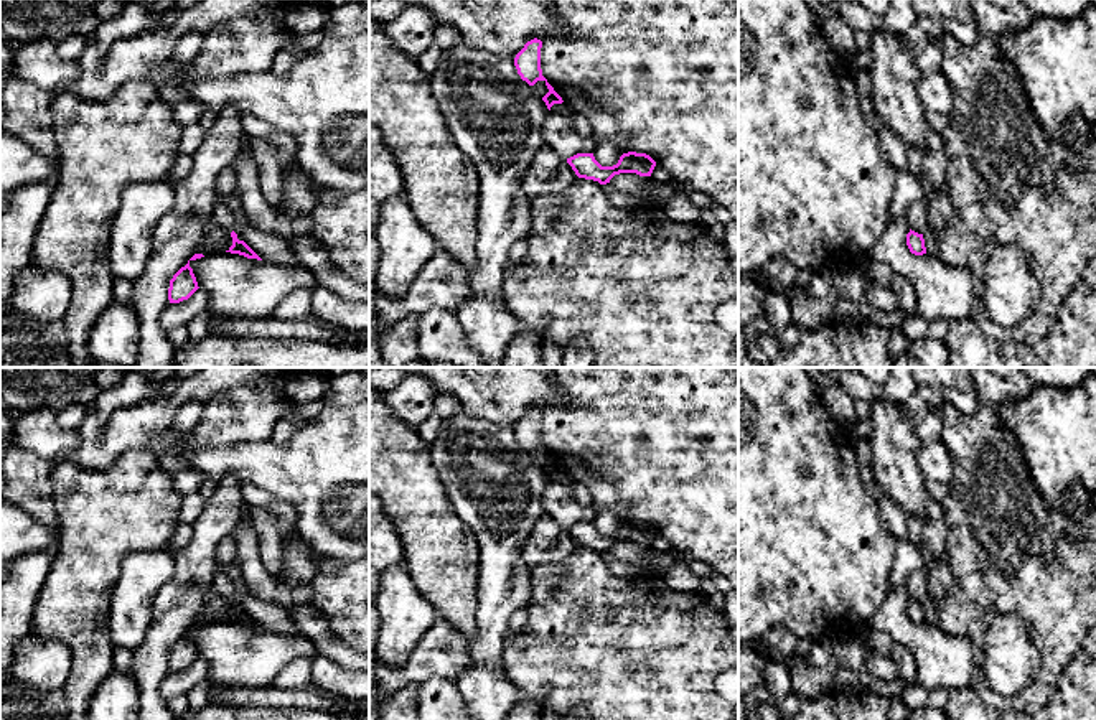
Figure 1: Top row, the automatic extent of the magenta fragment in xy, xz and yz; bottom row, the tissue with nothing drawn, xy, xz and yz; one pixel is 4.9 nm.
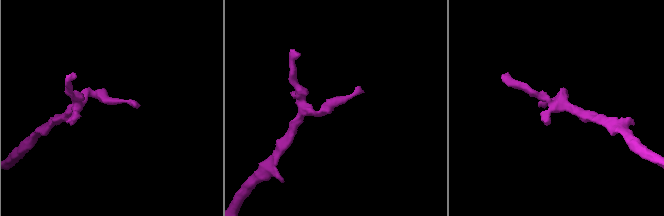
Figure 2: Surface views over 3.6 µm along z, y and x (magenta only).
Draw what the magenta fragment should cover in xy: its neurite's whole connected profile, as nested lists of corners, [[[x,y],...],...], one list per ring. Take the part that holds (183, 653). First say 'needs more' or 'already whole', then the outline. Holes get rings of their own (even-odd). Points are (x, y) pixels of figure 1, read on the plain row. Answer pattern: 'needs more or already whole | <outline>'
already whole | [[[188,629],[188,633],[181,636],[170,649],[168,669],[170,672],[180,672],[188,669],[198,657],[196,646]]]

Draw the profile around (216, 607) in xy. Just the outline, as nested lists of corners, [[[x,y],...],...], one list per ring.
[[[213,587],[203,598],[203,608],[196,615],[194,623],[209,624],[213,621],[226,621],[232,615],[231,598],[219,595]]]

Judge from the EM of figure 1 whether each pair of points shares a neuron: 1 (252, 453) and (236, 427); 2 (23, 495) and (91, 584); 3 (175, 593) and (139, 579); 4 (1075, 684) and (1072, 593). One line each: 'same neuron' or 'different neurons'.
1: different neurons
2: different neurons
3: different neurons
4: different neurons

